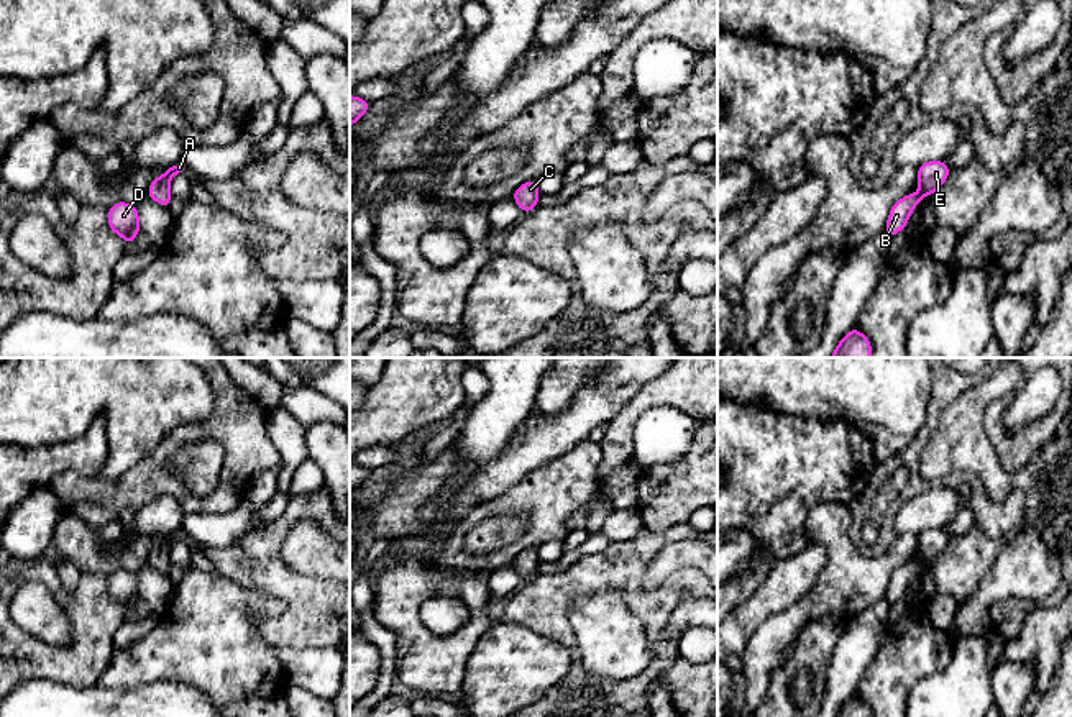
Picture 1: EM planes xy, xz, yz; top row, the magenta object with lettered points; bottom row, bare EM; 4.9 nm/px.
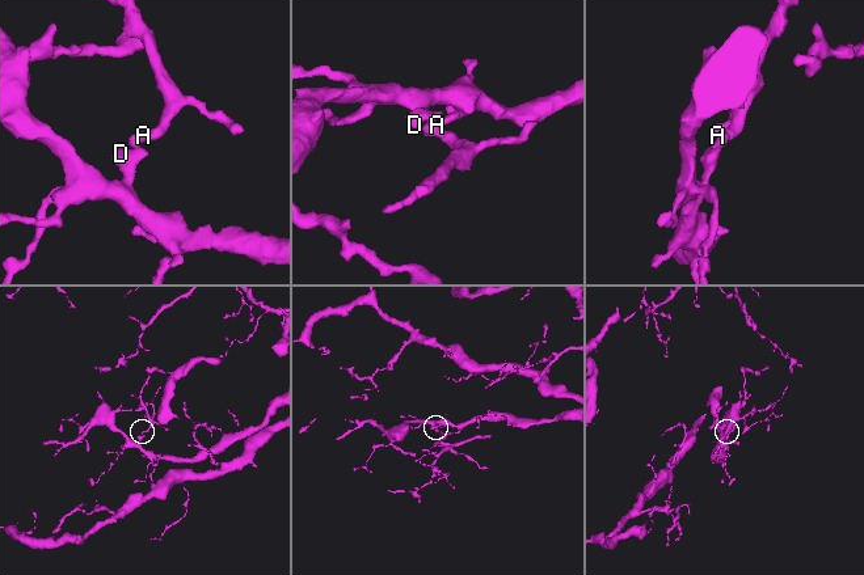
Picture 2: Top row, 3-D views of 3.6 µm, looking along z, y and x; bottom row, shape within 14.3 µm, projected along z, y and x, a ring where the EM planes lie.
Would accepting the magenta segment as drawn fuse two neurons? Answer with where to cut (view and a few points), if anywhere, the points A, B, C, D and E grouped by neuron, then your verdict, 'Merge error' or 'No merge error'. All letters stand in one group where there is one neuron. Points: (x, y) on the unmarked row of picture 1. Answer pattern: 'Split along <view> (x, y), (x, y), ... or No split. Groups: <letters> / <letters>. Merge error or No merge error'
No split. Groups: A B C D E. No merge error

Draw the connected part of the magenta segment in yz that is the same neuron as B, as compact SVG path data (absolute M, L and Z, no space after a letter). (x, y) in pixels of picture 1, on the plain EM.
M928 528L918 535L918 551L919 558L916 561L908 561L893 571L885 599L893 605L901 599L913 576L921 569L923 564L932 563L946 550L951 537L944 528Z

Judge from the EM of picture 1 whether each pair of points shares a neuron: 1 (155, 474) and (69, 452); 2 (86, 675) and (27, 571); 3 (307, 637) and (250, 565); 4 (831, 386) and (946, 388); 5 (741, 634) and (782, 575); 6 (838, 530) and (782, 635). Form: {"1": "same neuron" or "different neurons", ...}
{"1": "different neurons", "2": "same neuron", "3": "same neuron", "4": "different neurons", "5": "same neuron", "6": "same neuron"}

